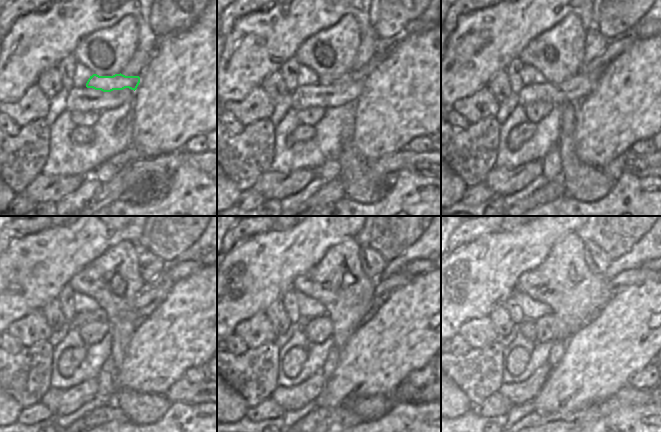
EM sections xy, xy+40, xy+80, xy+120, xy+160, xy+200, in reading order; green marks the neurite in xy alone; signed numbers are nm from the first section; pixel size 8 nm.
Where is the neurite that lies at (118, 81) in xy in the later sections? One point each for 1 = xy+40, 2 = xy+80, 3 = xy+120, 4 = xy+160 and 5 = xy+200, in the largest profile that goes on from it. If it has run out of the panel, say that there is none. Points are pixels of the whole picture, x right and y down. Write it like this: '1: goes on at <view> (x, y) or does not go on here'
1: goes on at xy+40 (361, 74)
2: goes on at xy+80 (614, 48)
3: goes on at xy+120 (181, 270)
4: goes on at xy+160 (415, 267)
5: goes on at xy+200 (644, 265)

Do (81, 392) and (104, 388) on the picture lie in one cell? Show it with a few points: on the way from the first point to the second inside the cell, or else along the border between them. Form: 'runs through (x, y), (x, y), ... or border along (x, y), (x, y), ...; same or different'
border along (98, 378), (98, 390), (94, 398); different

